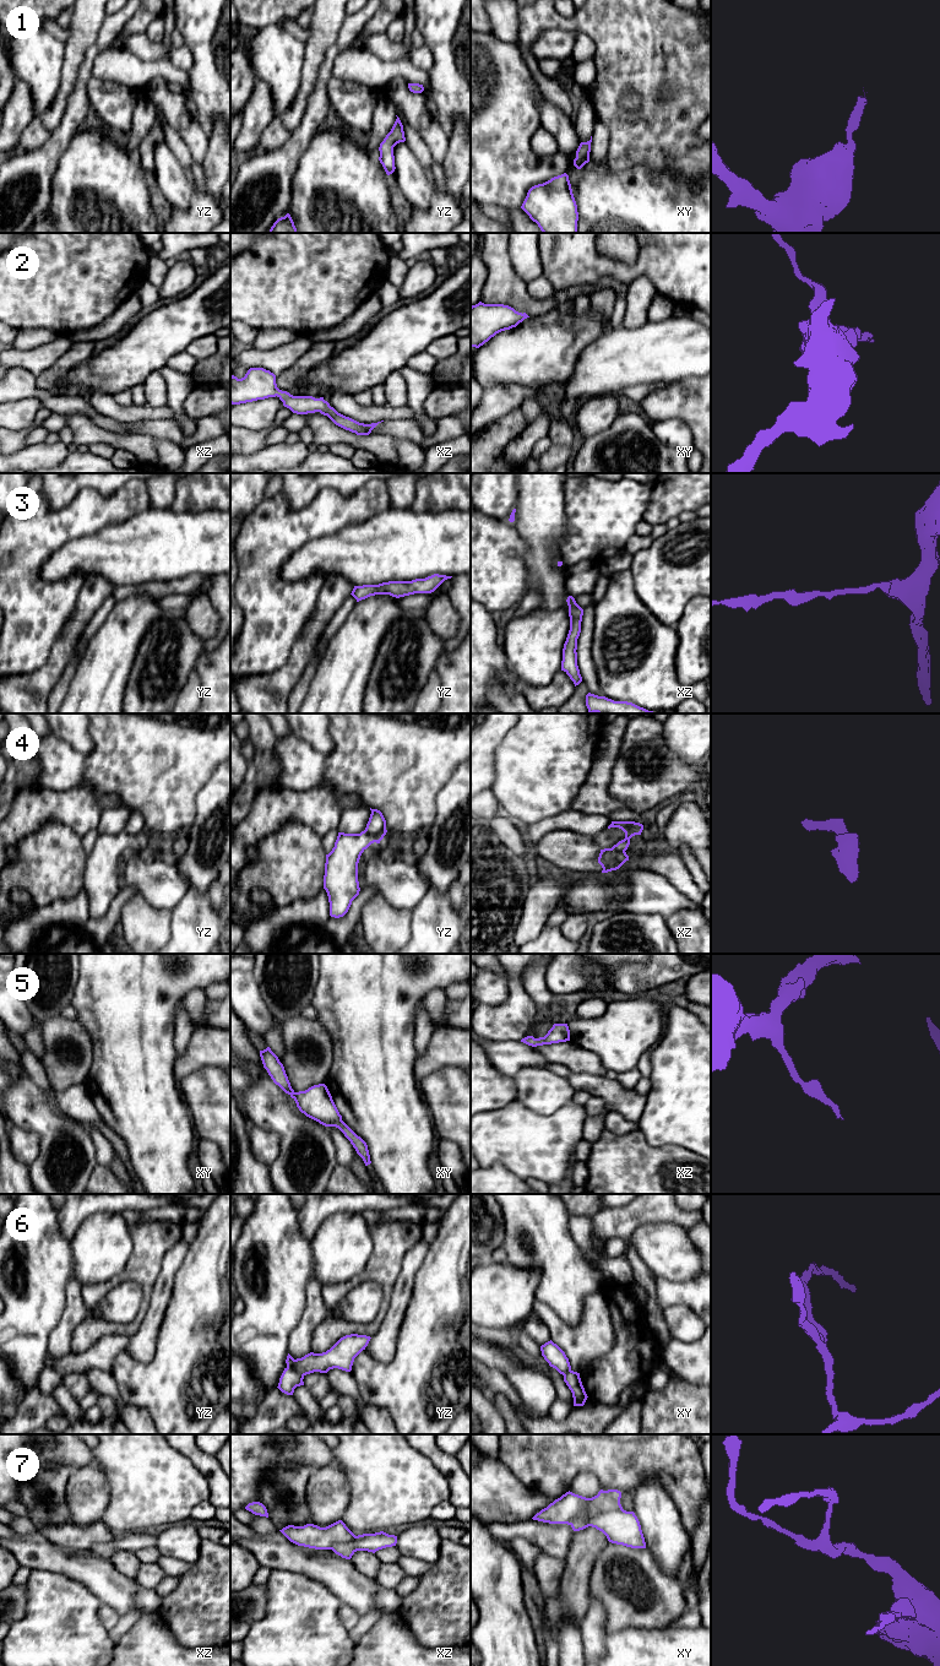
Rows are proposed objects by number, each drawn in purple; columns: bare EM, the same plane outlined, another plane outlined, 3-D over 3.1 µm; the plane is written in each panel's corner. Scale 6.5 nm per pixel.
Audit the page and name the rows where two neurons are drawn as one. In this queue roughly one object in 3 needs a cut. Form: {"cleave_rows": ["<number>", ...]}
{"cleave_rows": ["4", "6"]}

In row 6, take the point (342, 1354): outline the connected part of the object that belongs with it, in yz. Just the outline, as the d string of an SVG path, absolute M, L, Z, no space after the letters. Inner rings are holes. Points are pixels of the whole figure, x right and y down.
M346 1335L322 1353L310 1352L297 1360L288 1353L286 1363L303 1377L314 1372L327 1373L333 1368L351 1372L354 1358L365 1350L370 1339L366 1335Z

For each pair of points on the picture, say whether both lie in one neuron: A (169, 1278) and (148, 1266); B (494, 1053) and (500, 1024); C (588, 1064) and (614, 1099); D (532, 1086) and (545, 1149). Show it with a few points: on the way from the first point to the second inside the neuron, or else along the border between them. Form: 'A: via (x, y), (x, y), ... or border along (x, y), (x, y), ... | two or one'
A: border along (172, 1247), (163, 1258), (162, 1269), (150, 1300) | two
B: border along (483, 1038), (520, 1041) | two
C: border along (572, 1072), (603, 1076) | two
D: border along (516, 1099), (542, 1114), (552, 1114), (565, 1105) | two

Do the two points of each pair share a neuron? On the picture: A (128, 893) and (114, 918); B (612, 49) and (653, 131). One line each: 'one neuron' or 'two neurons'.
A: one neuron
B: one neuron

